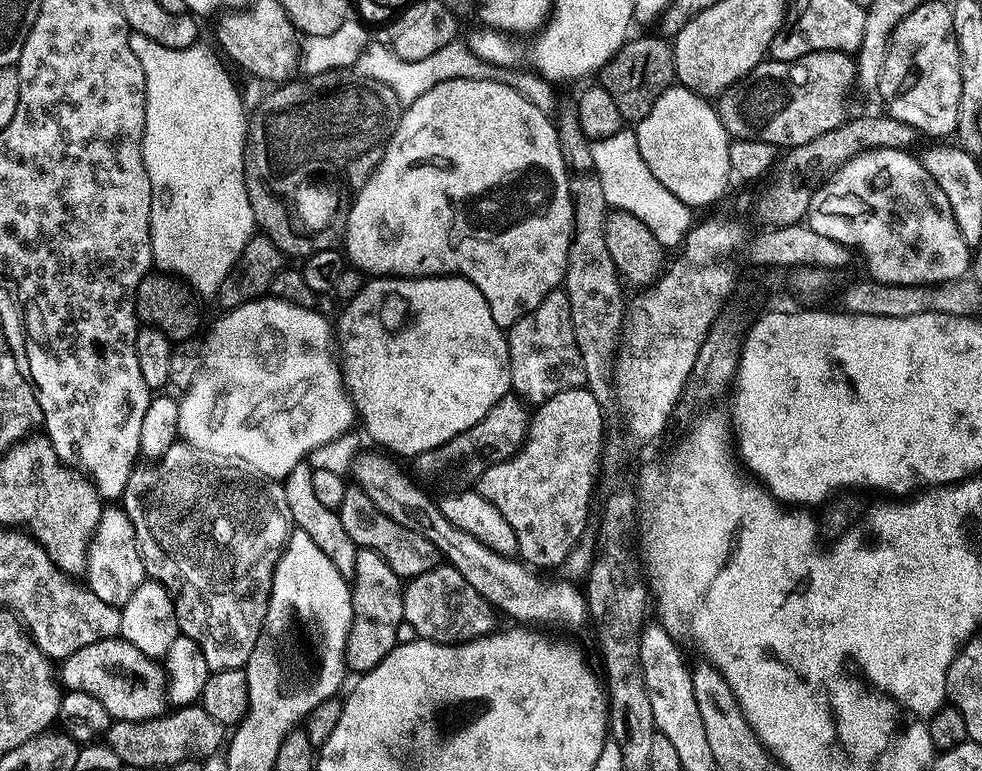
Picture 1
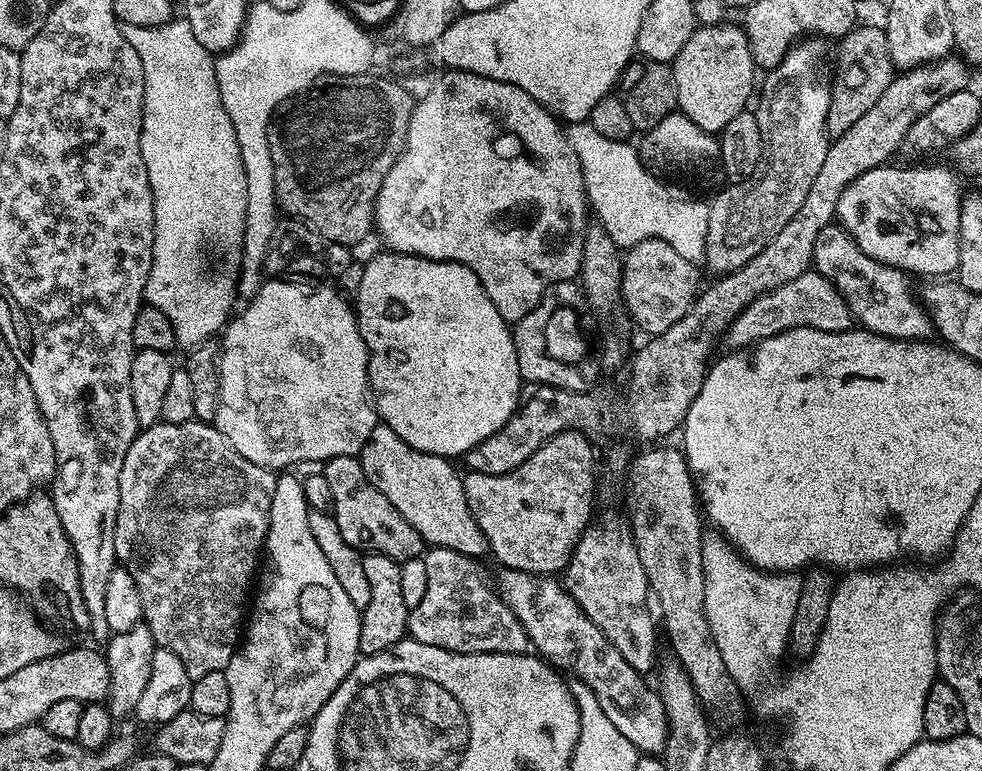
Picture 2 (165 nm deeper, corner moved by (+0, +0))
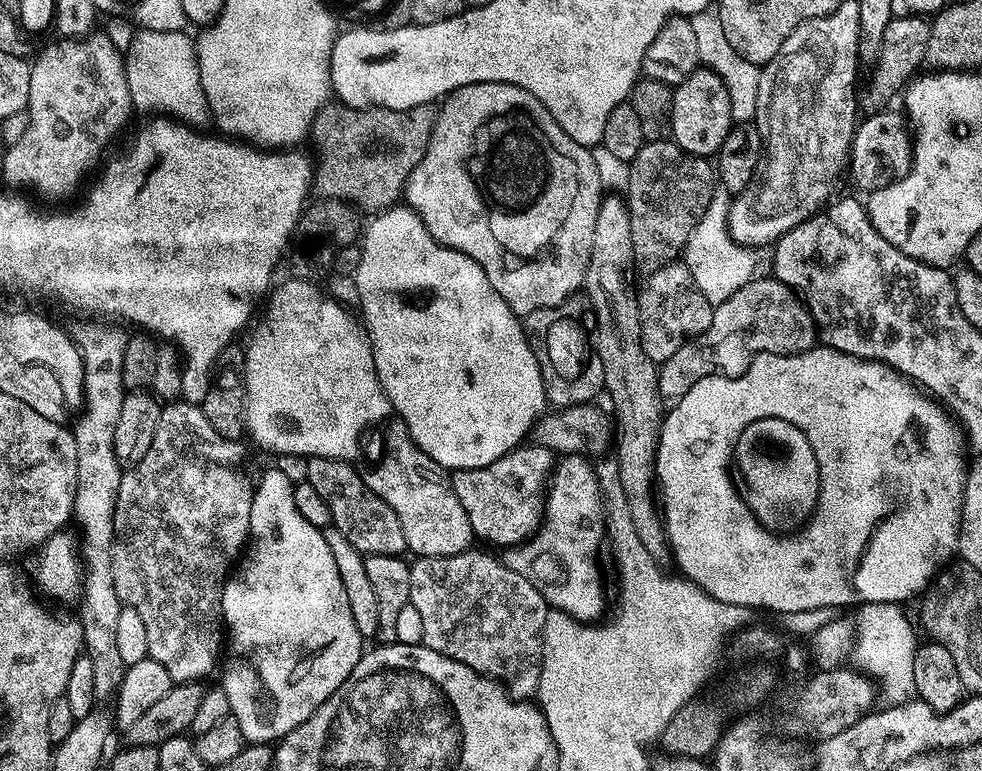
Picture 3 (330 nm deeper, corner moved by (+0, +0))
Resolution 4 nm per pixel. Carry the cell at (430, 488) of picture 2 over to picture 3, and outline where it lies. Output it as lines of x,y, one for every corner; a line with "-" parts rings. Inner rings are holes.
392,418
386,427
384,457
372,473
367,473
366,479
370,490
374,490
374,494
378,494
378,498
385,500
390,510
398,514
402,534
406,534
407,551
413,552
411,555
416,558
453,556
469,551
474,544
470,518
466,518
466,510
462,510
462,502
458,502
454,494
449,473
412,441
406,422

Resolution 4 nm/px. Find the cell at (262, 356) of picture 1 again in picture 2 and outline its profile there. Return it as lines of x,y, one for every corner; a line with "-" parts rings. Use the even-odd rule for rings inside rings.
283,278
265,279
256,295
245,303
248,305
240,313
237,311
223,329
222,337
224,336
224,340
219,341
220,397
218,398
214,426
228,439
232,449
238,454
242,454
242,458
246,458
263,468
288,470
291,469
288,468
291,464
304,464
307,460
323,462
335,456
359,457
366,438
370,438
370,430
374,430
374,426
378,422
368,386
368,357
370,353
360,333
353,305
349,301
347,304
334,289
324,287
311,284
291,284
289,280

